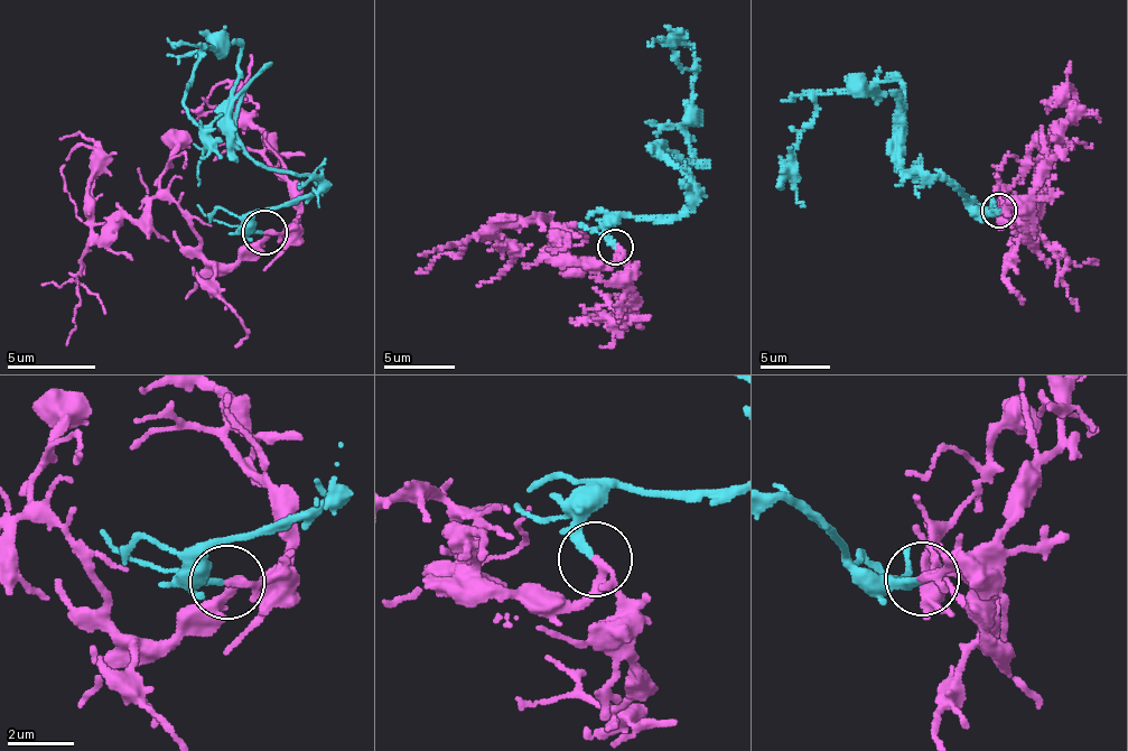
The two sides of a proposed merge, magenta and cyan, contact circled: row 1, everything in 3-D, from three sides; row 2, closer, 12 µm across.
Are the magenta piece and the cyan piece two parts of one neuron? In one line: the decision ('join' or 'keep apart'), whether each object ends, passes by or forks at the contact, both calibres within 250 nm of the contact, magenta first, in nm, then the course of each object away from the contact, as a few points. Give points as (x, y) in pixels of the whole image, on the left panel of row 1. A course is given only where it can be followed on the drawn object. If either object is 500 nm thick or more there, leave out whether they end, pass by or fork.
join; magenta passes by; cyan ends; calibres 190 and 240 nm; course magenta (264, 231), (231, 262), (207, 258), (173, 201), (109, 221), (95, 235), (94, 147), (77, 133), (58, 136); course cyan (264, 231), (323, 191), (245, 153), (240, 47), (211, 39), (186, 113), (197, 186)

